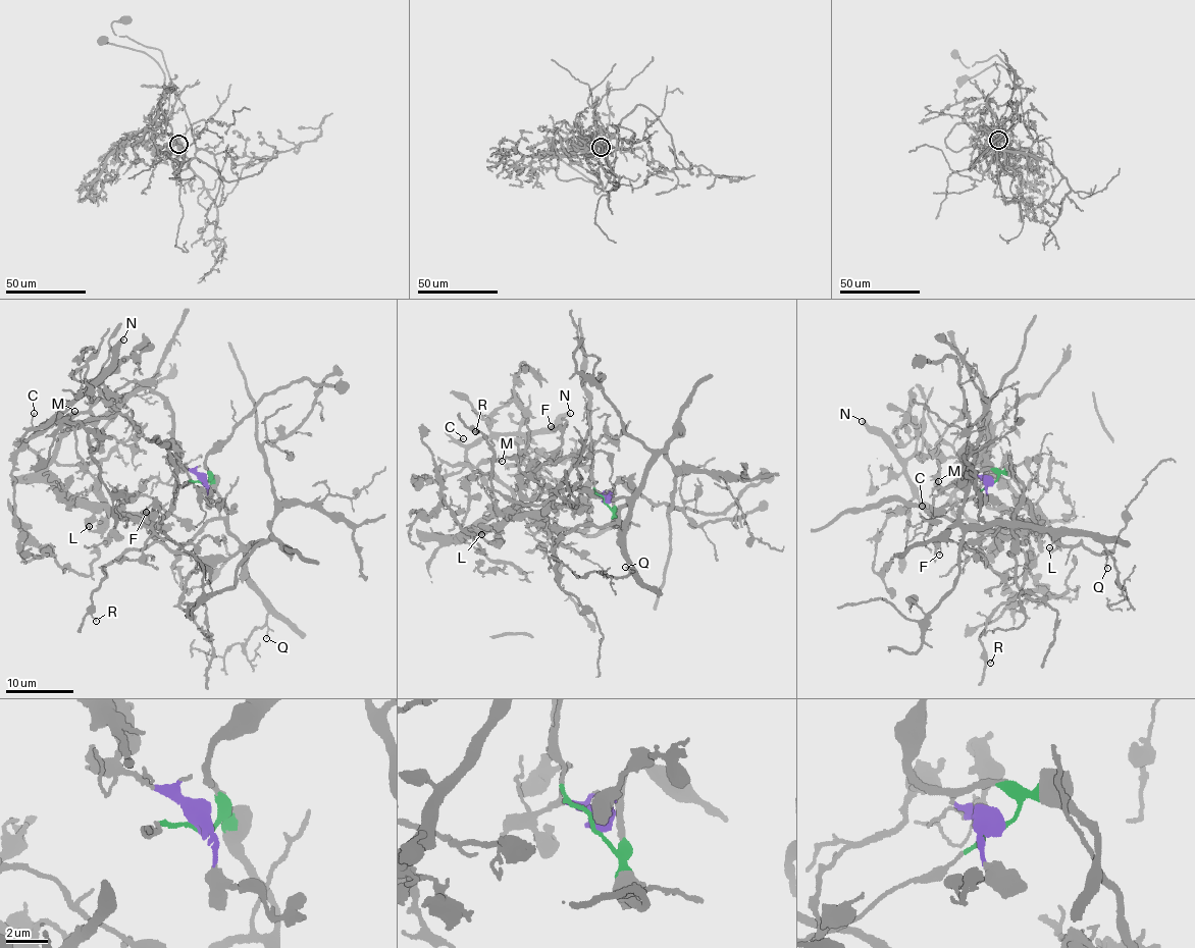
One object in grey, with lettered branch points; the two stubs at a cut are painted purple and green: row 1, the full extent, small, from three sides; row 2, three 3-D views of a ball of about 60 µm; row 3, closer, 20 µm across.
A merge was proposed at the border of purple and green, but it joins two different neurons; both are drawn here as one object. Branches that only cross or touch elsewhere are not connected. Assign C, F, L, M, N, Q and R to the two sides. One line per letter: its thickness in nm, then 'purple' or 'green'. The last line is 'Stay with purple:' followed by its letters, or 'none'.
C: 130 nm thick; purple
F: 150 nm thick; purple
L: 180 nm thick; purple
M: 130 nm thick; purple
N: 360 nm thick; purple
Q: 110 nm thick; green
R: 110 nm thick; green
Stay with purple: C, F, L, M, N

